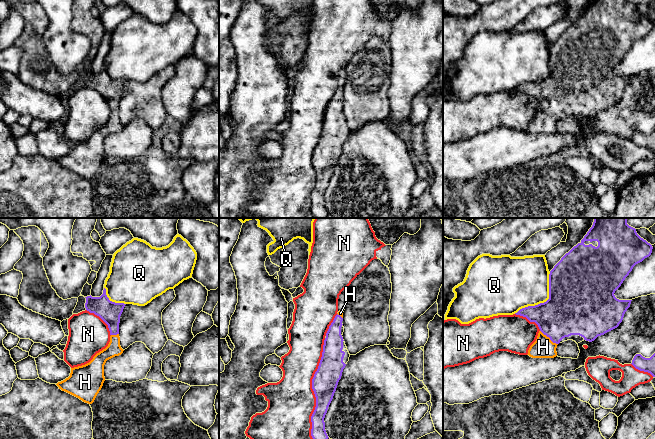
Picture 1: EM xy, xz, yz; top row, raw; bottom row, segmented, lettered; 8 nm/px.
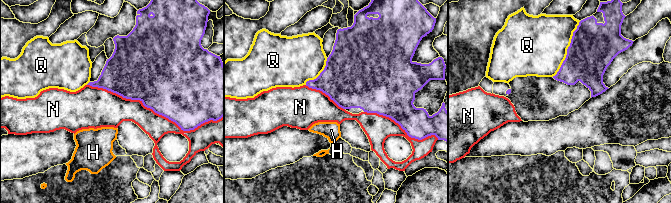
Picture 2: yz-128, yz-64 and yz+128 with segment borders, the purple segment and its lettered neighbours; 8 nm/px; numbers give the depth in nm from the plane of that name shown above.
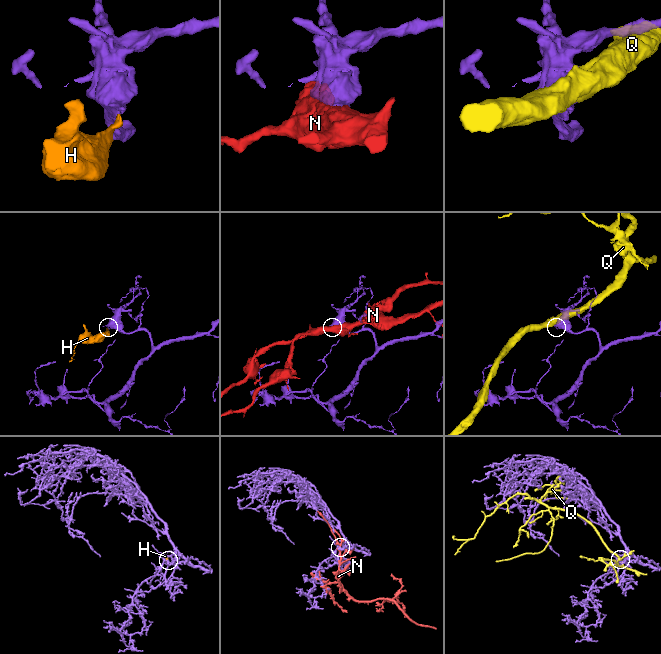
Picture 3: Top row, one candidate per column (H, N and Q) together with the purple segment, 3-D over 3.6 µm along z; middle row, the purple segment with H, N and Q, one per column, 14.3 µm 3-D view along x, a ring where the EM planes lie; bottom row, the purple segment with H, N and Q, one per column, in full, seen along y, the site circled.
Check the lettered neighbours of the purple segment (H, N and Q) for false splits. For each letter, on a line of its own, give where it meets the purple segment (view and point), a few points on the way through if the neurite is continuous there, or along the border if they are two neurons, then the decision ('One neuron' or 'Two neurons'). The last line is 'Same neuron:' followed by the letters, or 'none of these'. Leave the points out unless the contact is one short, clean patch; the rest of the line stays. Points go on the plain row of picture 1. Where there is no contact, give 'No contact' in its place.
H: Touches purple at yz (549, 113). Path across: yz (567, 88), (554, 101), (549, 113), (543, 123). One neuron
N: Touches purple at xz (313, 166). Two neurons
Q: Touches purple at yz (544, 78). Two neurons
Same neuron: H

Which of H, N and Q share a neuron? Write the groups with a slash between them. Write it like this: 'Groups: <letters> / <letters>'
Groups: H / N / Q

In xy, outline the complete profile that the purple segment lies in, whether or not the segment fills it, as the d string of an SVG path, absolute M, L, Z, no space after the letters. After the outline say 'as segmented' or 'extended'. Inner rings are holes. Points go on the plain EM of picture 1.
M105 64L100 73L90 71L85 74L86 86L99 92L108 101L111 111L110 118L89 139L71 144L70 152L56 161L62 167L85 179L92 180L105 157L104 141L106 137L121 131L124 127L120 122L119 99L126 80L110 77Z; extended

